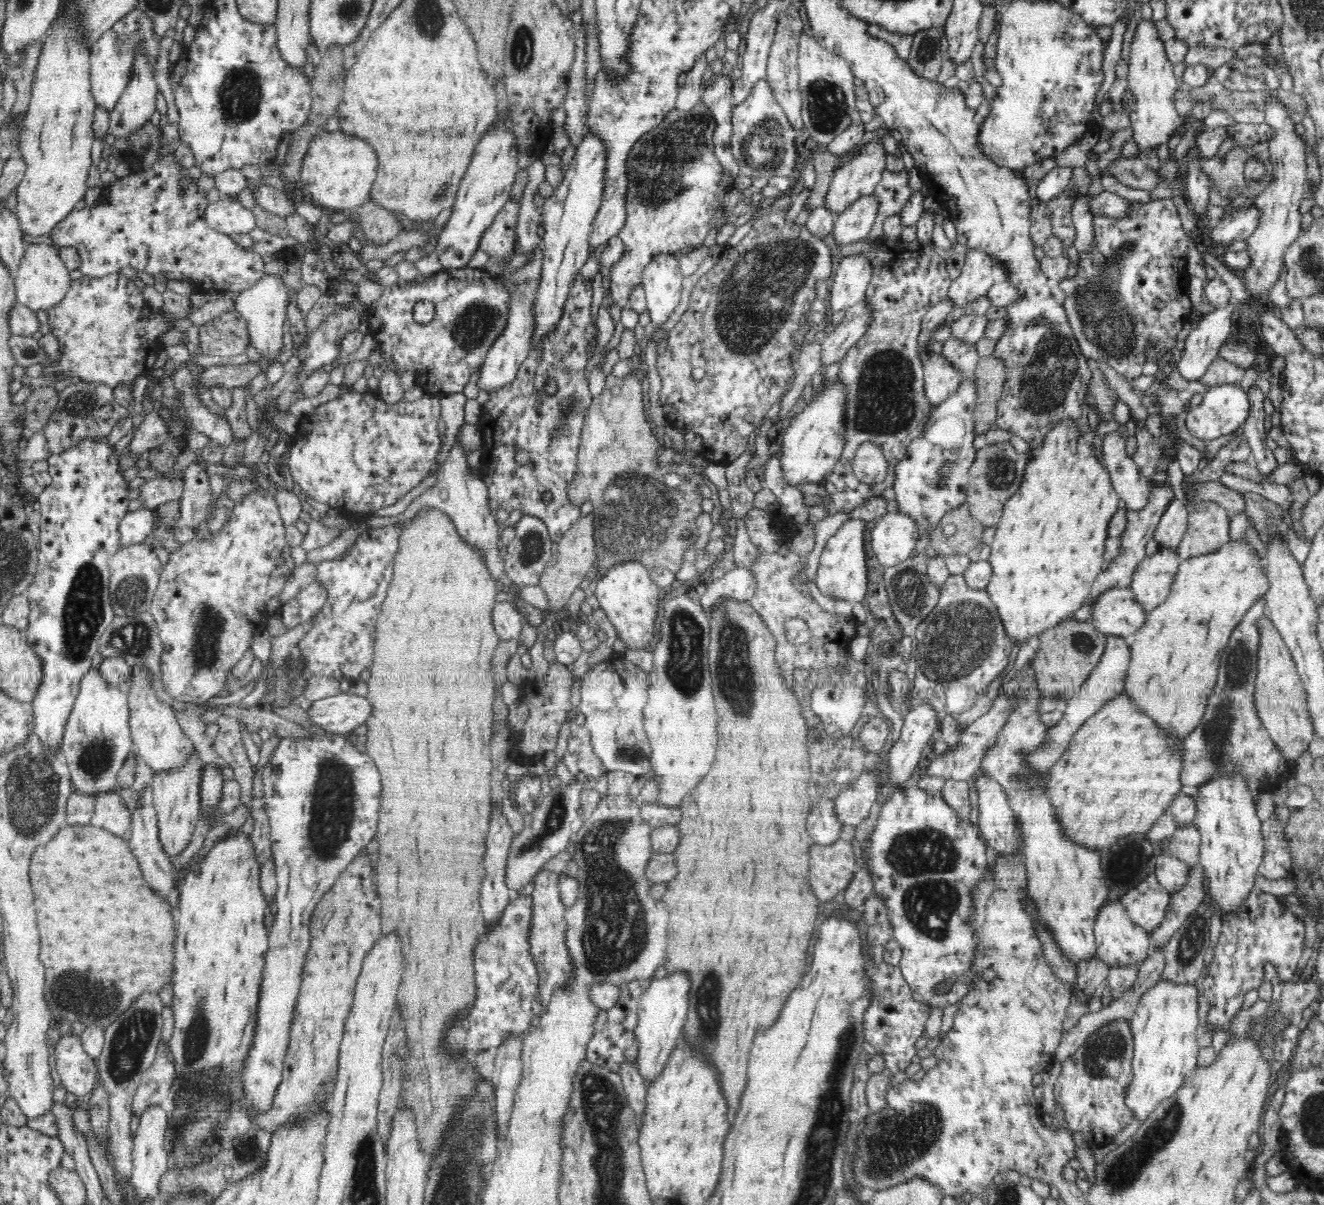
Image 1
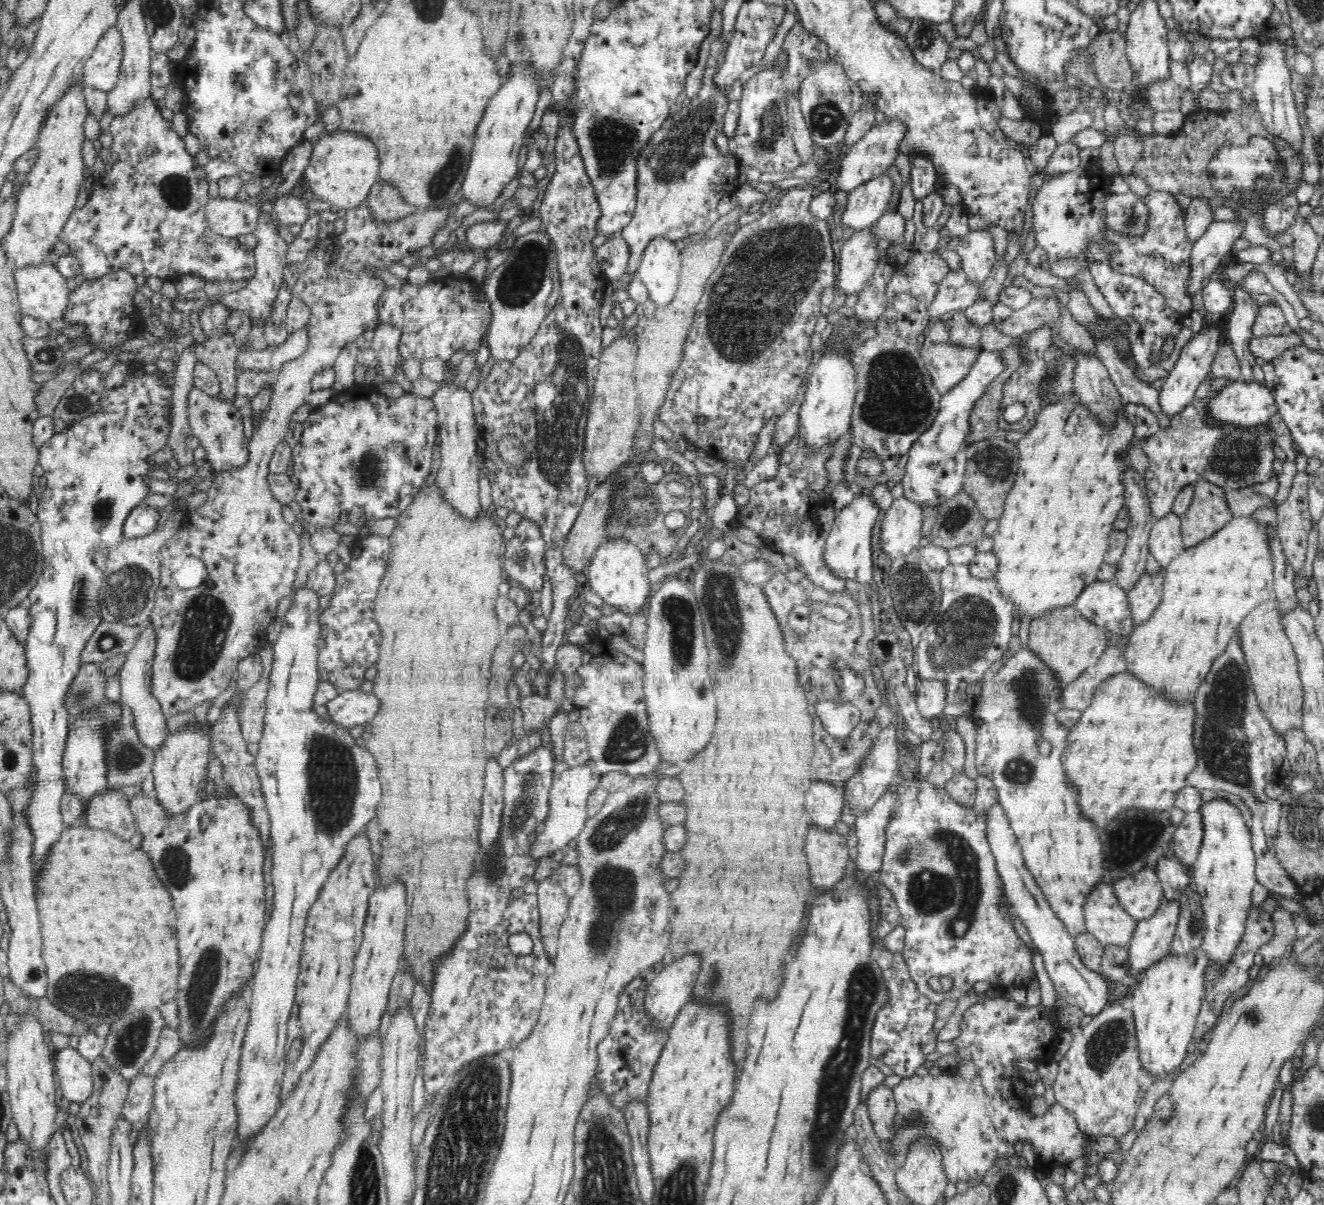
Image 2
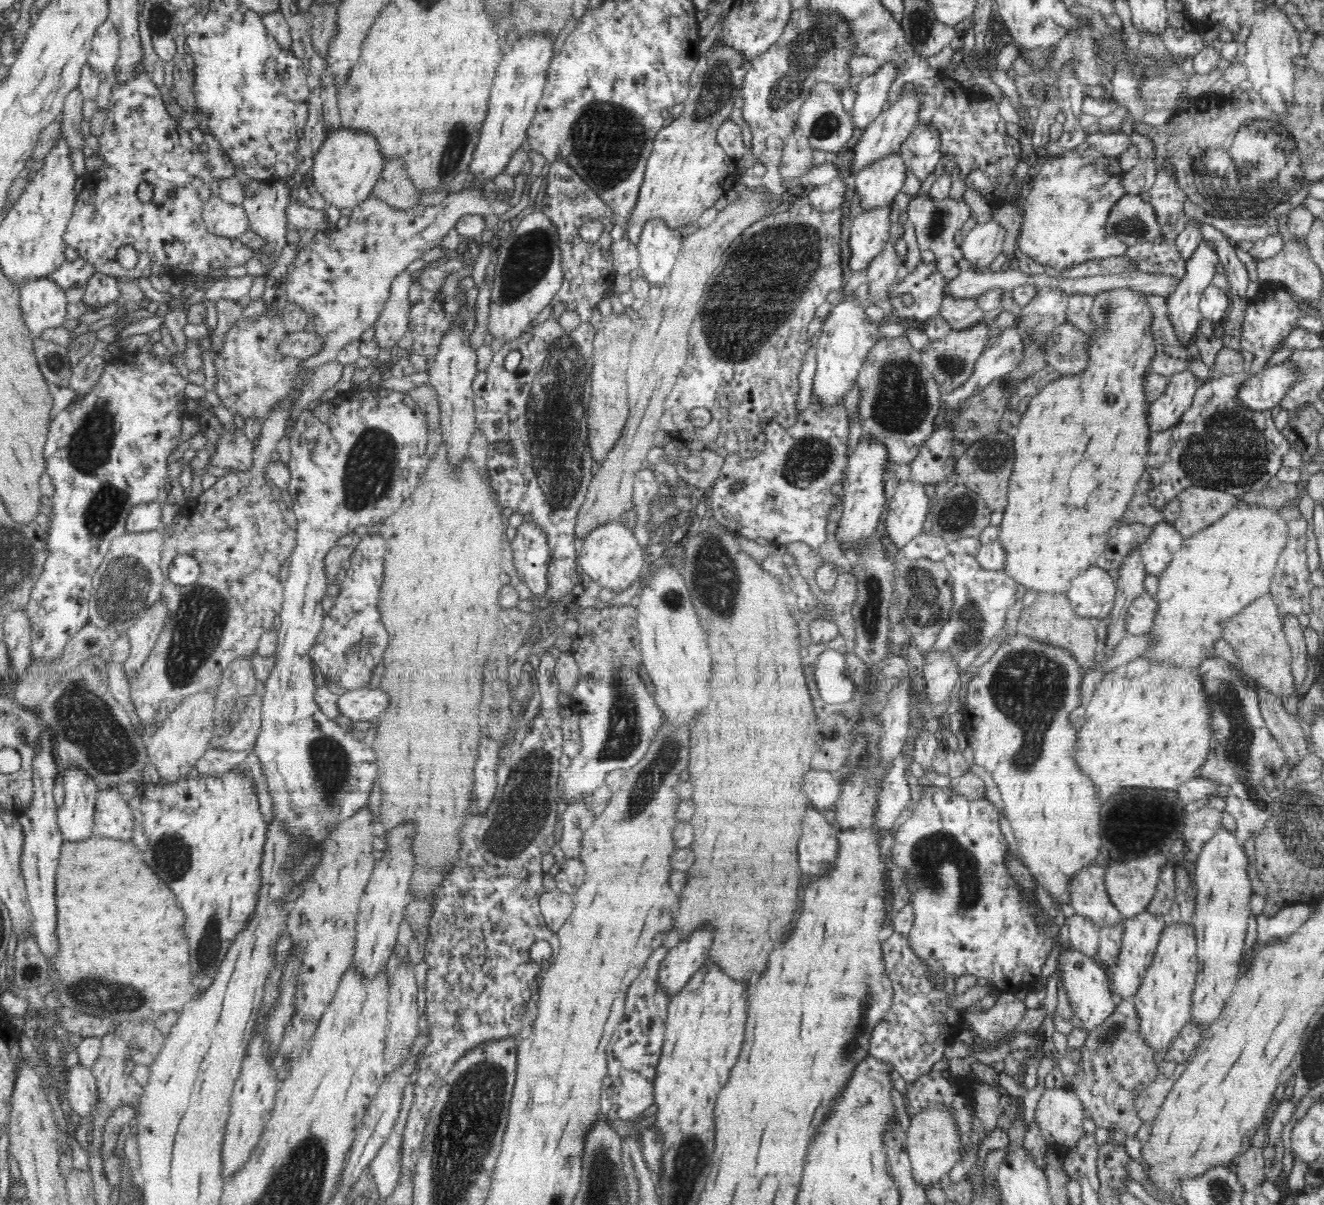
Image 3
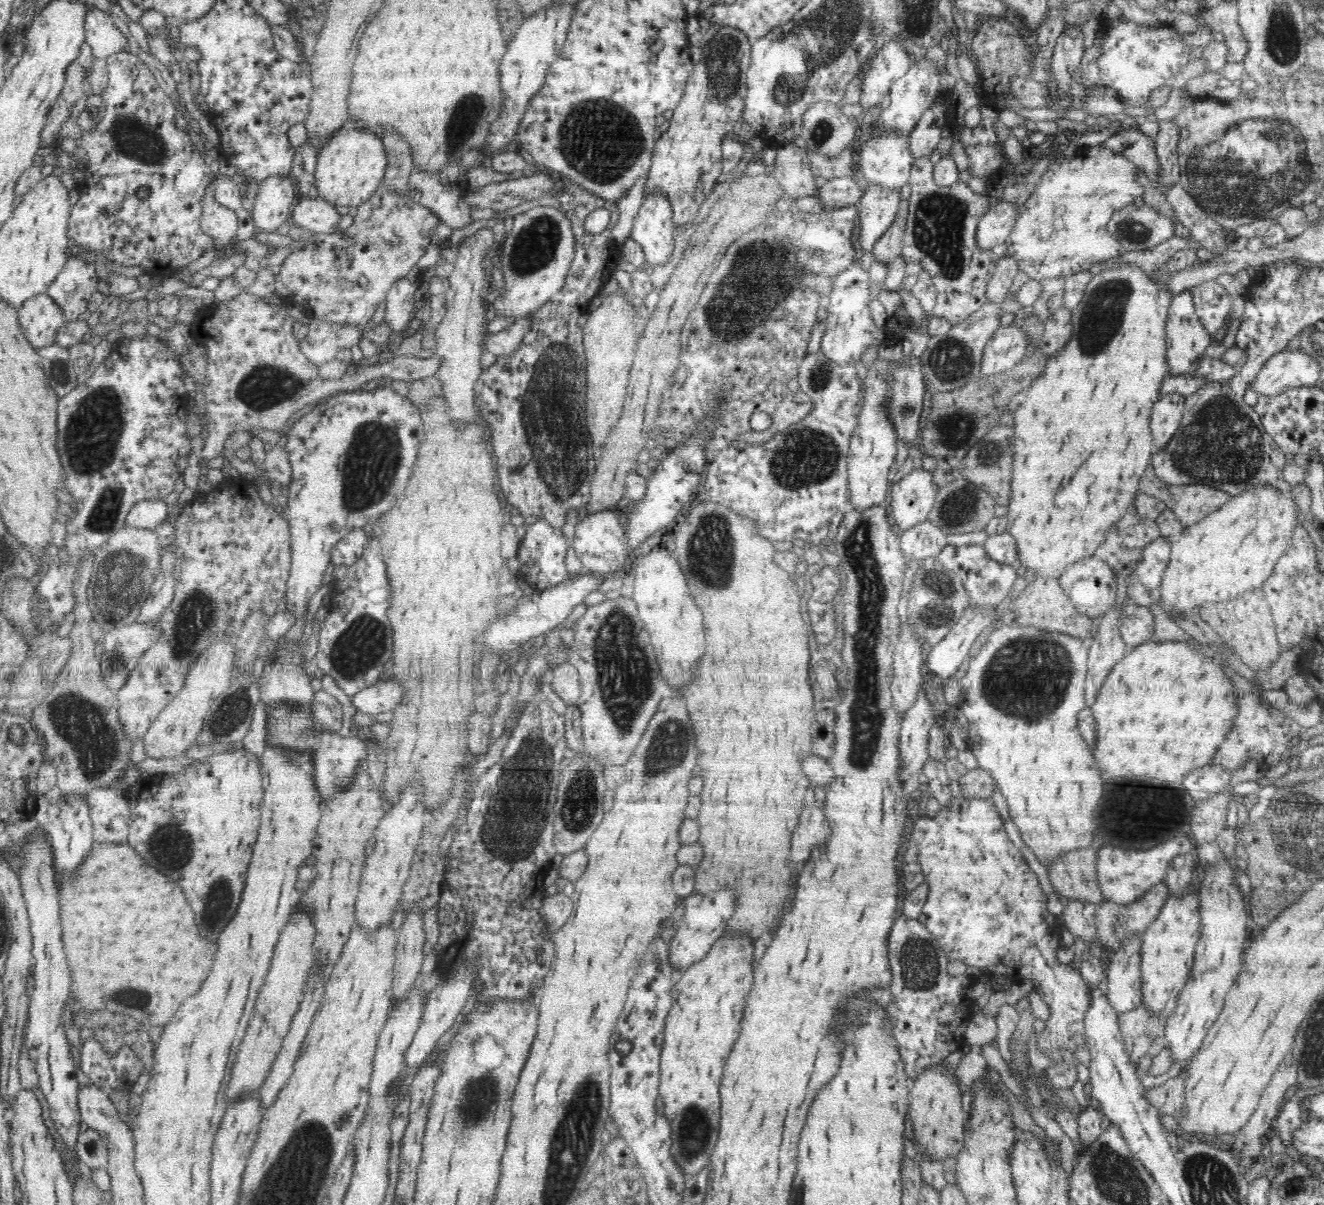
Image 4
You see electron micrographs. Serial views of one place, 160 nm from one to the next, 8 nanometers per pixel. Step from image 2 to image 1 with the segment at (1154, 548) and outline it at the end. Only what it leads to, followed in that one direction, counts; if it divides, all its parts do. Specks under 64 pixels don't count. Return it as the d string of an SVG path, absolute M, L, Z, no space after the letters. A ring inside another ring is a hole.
M1174 499L1162 514L1160 522L1154 530L1154 540L1160 549L1177 551L1187 529L1188 509L1185 501Z

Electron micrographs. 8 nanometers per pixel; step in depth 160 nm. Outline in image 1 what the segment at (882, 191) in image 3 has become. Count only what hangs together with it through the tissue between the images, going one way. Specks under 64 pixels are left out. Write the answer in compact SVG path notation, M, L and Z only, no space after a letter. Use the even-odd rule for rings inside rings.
M875 194L862 196L834 218L833 234L836 242L848 248L851 242L867 238L878 214L879 203Z

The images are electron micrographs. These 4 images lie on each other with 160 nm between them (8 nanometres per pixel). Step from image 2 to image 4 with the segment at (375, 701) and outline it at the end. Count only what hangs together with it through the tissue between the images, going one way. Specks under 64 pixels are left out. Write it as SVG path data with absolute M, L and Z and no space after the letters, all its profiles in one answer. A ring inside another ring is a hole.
M376 682L370 688L366 688L351 697L351 703L355 706L355 712L373 716L376 720L384 720L384 712L392 710L402 698L402 686L398 682Z

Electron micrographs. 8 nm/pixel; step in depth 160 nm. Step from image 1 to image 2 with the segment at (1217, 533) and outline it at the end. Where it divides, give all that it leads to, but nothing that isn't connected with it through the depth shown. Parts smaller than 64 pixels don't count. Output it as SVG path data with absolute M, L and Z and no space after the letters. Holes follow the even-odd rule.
M1204 477L1194 483L1193 499L1181 518L1182 539L1185 548L1194 548L1214 536L1234 514L1228 508L1225 491L1215 484L1210 484Z

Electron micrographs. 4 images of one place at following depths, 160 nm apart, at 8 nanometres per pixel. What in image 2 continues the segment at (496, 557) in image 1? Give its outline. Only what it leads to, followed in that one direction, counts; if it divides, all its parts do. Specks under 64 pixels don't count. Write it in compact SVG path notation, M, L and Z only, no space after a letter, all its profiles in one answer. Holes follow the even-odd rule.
M454 381L444 384L434 393L433 403L437 410L438 432L441 440L441 464L434 483L442 489L444 499L460 513L470 518L481 513L480 496L478 495L478 461L476 450L479 446L479 428L474 414L471 393L466 387L459 388Z

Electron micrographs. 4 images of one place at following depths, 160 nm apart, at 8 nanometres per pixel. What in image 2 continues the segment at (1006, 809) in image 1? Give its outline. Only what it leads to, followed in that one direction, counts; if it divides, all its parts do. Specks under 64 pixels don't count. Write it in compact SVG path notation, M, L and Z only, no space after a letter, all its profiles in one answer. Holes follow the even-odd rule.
M998 802L987 810L986 819L988 844L994 855L998 874L1002 879L1007 902L1012 912L1017 914L1023 922L1037 950L1042 954L1044 968L1050 975L1056 992L1063 998L1065 1004L1080 1008L1086 1016L1096 1017L1105 1009L1106 1004L1110 1004L1108 995L1113 990L1112 984L1098 971L1088 969L1082 962L1072 935L1056 916L1044 898L1042 889L1026 868L1020 844L1011 828L1007 814Z

